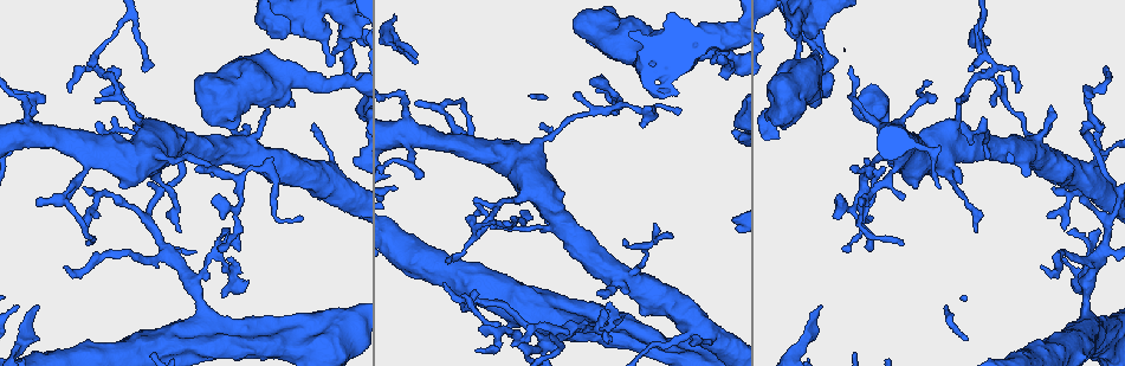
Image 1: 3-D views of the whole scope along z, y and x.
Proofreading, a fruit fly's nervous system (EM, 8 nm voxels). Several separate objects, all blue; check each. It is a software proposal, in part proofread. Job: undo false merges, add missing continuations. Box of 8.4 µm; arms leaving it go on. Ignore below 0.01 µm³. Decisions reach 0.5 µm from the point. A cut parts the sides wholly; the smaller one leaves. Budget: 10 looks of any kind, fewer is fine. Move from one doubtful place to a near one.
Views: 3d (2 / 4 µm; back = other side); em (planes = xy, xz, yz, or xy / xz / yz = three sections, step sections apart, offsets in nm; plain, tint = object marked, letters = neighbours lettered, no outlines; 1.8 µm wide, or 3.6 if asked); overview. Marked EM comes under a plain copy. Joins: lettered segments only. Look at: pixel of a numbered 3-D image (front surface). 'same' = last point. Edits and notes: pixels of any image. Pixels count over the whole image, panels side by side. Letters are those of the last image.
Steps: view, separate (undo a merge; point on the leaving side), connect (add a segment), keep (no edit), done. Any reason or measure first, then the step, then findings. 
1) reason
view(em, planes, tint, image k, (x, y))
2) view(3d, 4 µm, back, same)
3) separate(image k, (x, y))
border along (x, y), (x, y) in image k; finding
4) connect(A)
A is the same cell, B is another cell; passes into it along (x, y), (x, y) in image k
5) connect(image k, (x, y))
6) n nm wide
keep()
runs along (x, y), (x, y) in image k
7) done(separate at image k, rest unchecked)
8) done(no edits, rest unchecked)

three arms meet
view(em, planes, tint, image 1, (1036, 142))

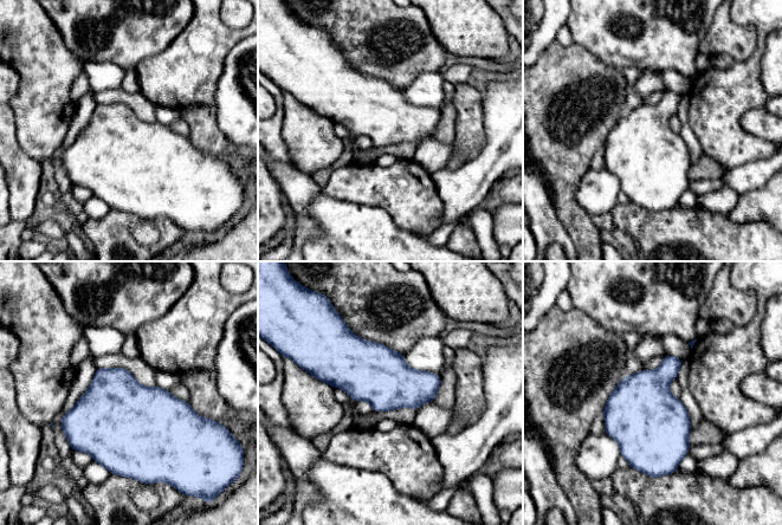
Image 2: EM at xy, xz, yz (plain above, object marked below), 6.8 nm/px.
view(em, planes, letters, same)

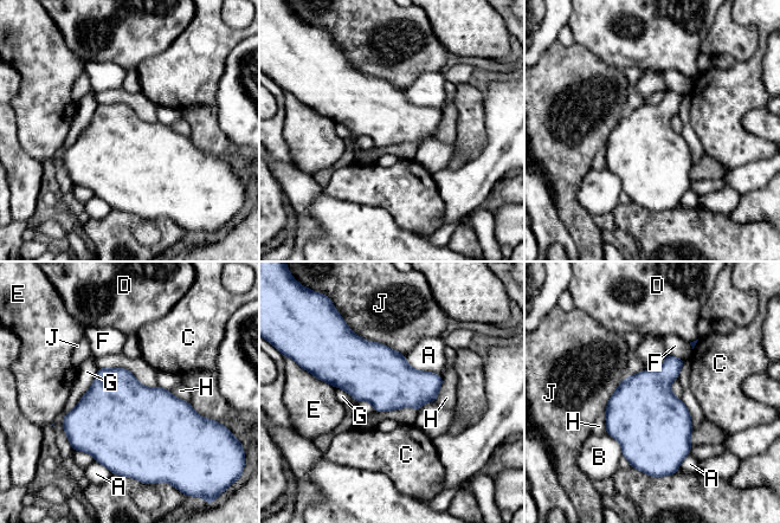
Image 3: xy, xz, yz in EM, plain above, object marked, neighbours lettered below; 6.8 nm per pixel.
keep()
A, B, C, D, E, F, G, H and J are other cells; continuous, no second neuron

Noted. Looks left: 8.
sudden change in width
view(3d, 4 µm, image 1, (984, 147))

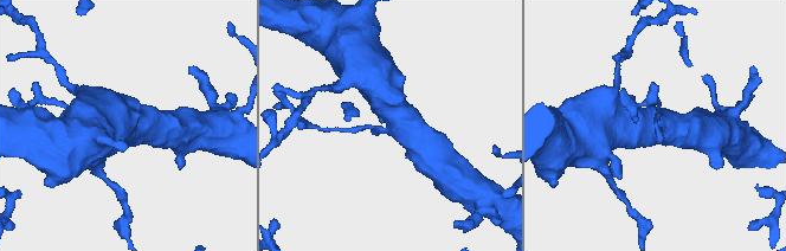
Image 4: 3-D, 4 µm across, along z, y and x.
now the EM
view(em, planes, letters, image 4, (655, 130))

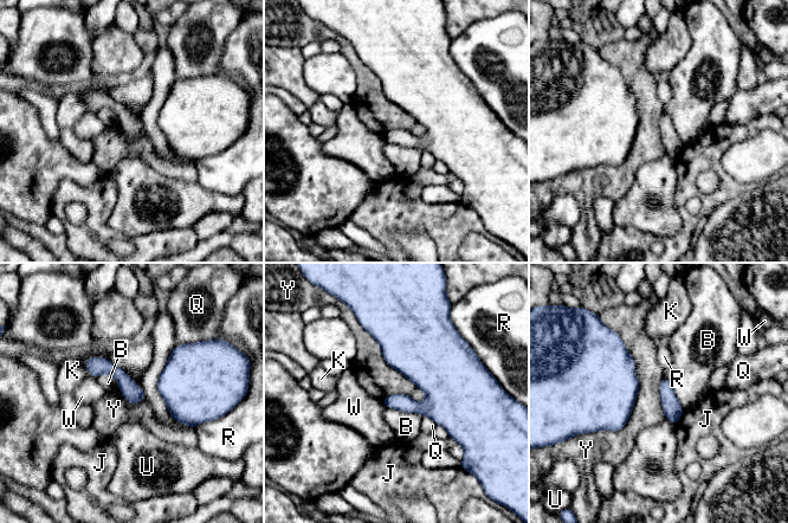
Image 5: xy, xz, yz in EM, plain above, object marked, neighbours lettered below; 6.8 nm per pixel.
Y touches over 750 nm
keep()
B, J, K, Q, R, U, W and Y are other cells; border along (612, 330), (588, 433) in image 5; one neuron here

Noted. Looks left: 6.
free end
view(3d, 2 µm, image 1, (1042, 265))

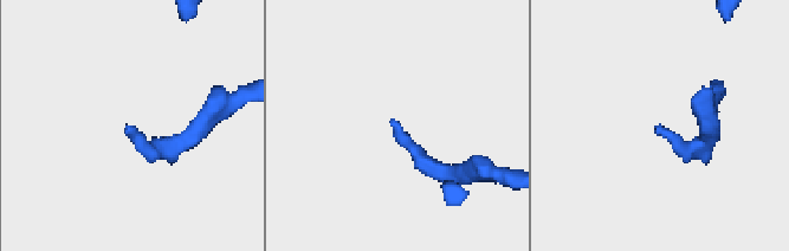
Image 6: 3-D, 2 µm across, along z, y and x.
view(em, xz, step 4, letters, image 6, (395, 121))

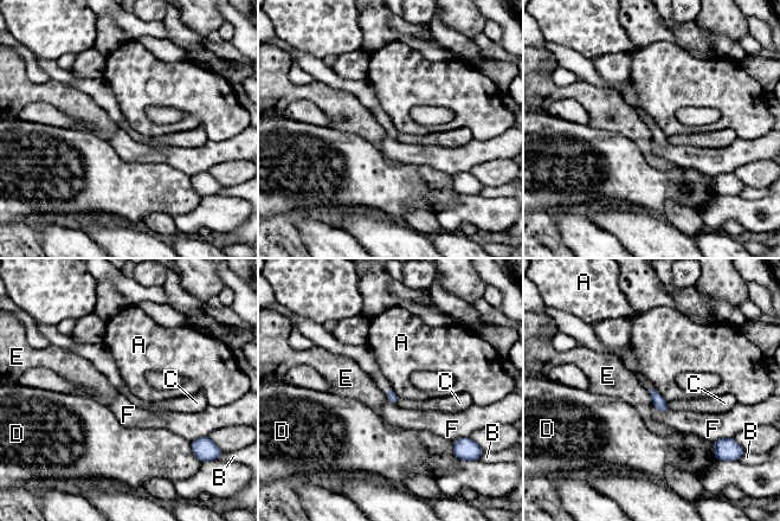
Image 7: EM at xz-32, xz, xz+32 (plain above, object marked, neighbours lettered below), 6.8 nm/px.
keep()
A, B, C, D, E and F are other cells; border along (651, 387), (665, 401) in image 7; no lettered segment goes on from it

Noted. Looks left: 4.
sharp bend
view(em, 3.6 µm, planes, letters, image 1, (203, 329))

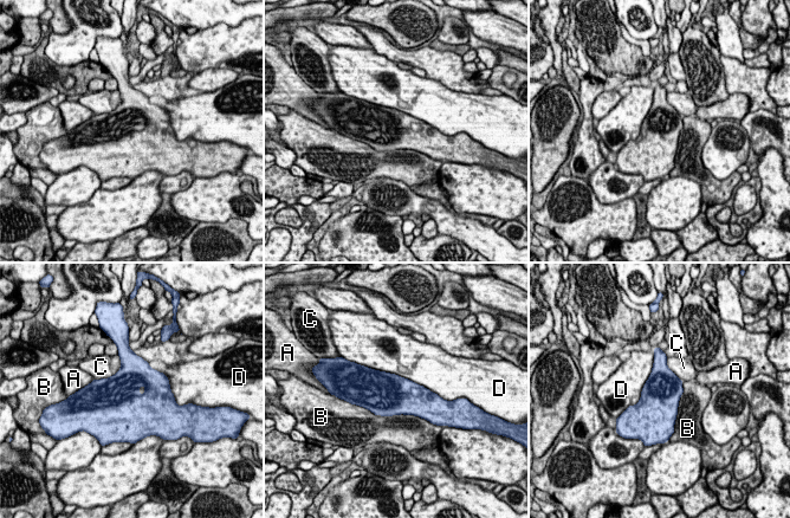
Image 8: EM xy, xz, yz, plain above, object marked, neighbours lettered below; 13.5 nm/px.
D touches over 1050 nm
keep()
A, B, C and D are other cells; border along (357, 405), (428, 421) in image 8; one neuron here

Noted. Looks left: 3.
done(no edits, rest unchecked)

